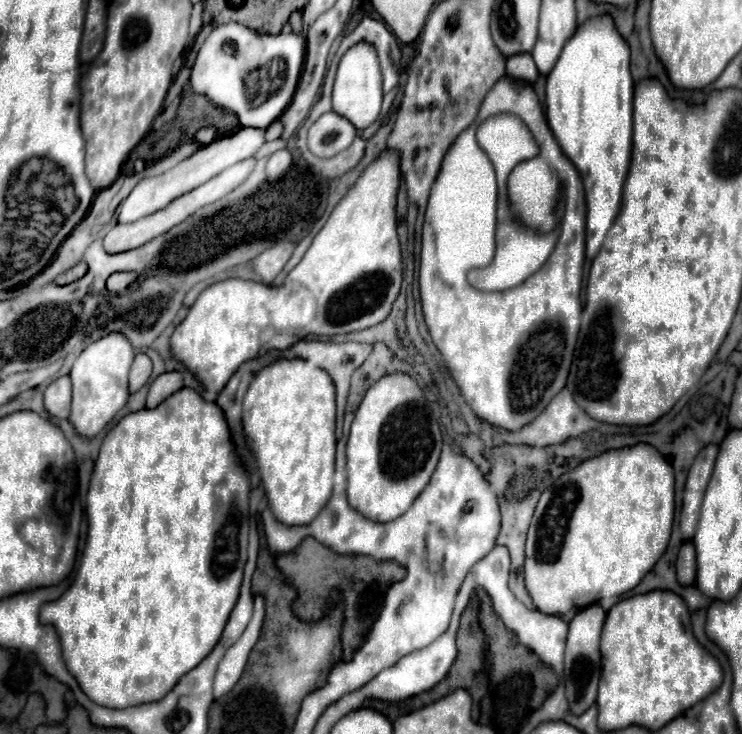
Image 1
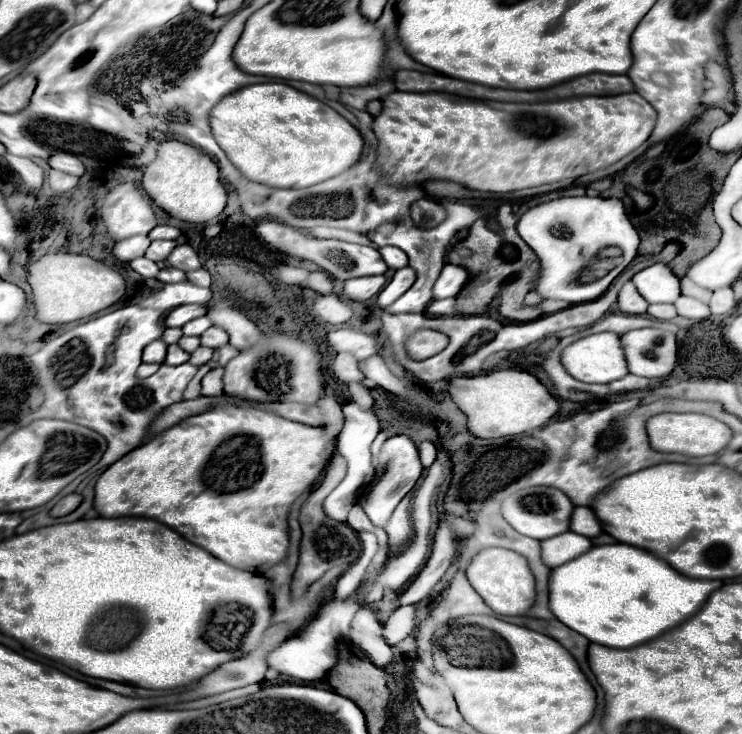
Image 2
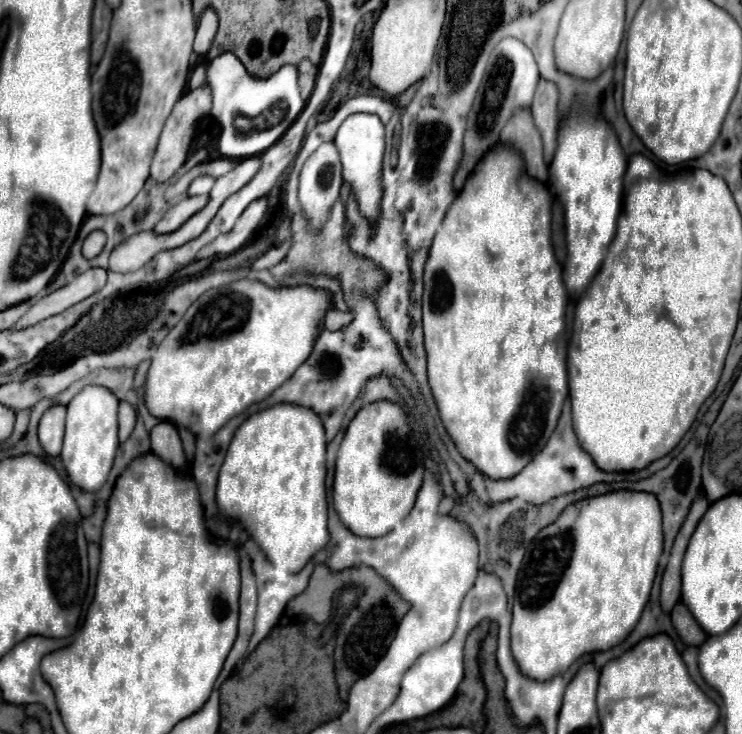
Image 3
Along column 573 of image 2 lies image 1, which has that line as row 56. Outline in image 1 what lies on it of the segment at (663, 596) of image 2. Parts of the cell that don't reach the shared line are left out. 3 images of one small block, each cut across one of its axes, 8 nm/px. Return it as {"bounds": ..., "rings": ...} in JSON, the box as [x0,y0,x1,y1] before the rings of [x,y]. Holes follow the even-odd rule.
{"bounds":[546,18,634,258],"rings":[[[594,18],[576,28],[568,44],[564,44],[560,60],[546,78],[546,120],[556,142],[562,146],[562,152],[580,172],[580,178],[594,178],[582,182],[586,192],[586,258],[594,258],[600,252],[604,238],[620,212],[622,188],[632,154],[632,98],[634,84],[630,76],[630,48],[616,32],[612,18]]]}

